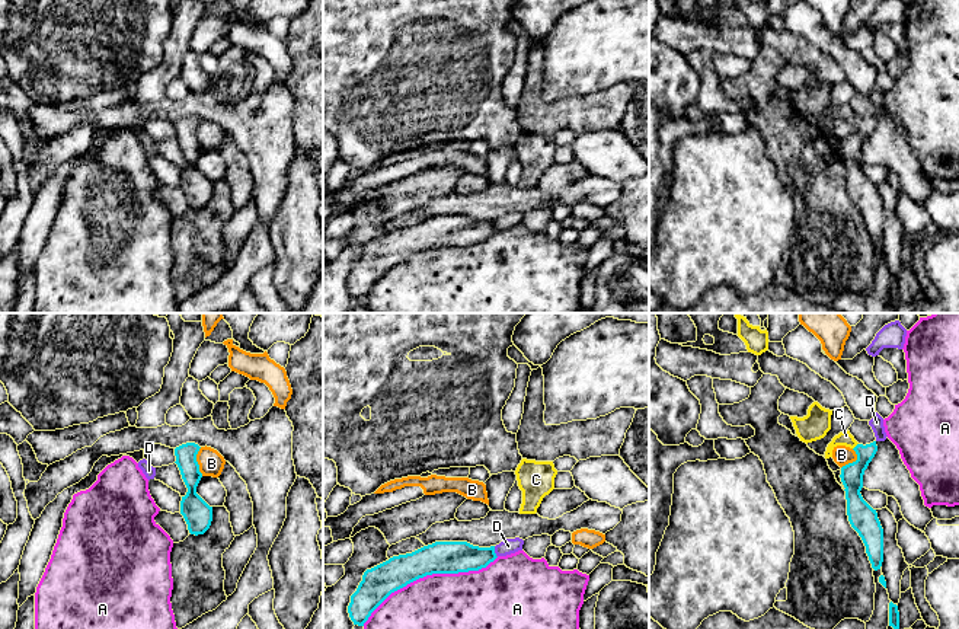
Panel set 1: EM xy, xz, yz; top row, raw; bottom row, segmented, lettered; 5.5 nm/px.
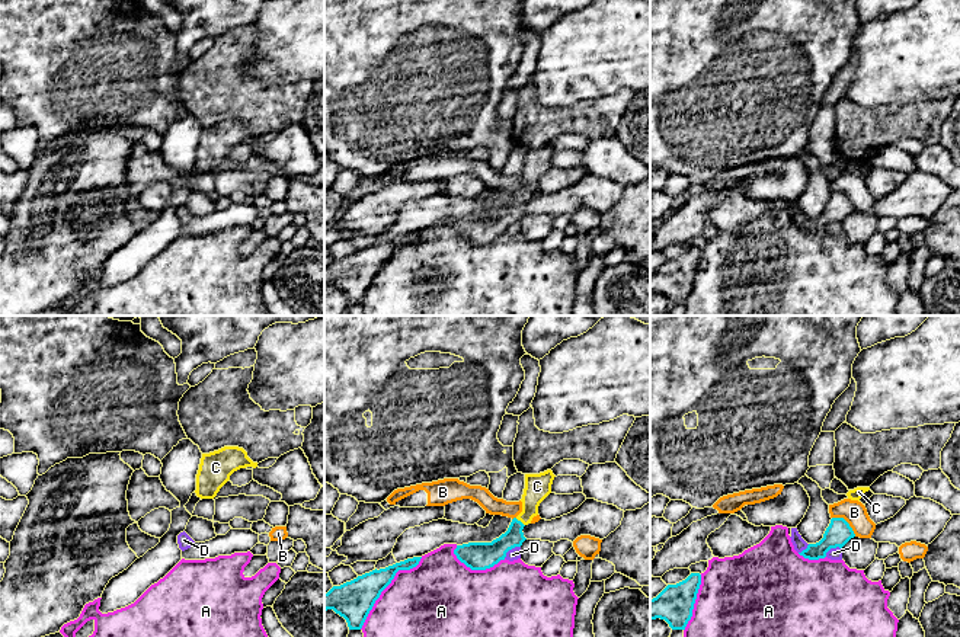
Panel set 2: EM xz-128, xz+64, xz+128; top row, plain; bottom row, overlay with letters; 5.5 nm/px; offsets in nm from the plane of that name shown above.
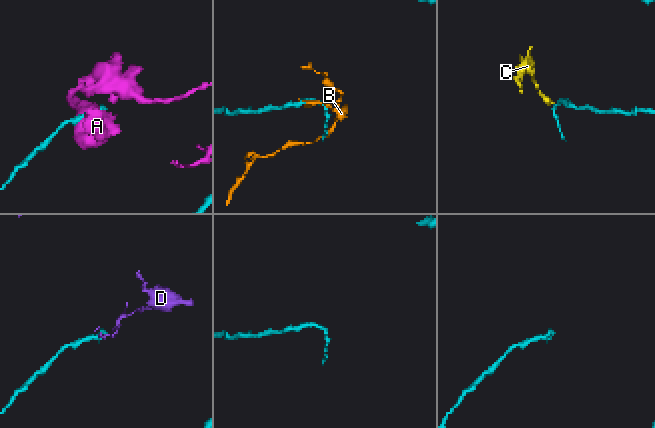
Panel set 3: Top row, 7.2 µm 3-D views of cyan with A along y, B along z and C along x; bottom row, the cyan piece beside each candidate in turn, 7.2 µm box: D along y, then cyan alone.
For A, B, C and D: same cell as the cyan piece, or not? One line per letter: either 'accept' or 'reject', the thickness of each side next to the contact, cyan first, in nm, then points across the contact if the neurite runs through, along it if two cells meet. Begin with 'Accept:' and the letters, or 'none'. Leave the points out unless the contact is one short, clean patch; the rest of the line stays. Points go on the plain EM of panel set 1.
Accept: C
A: reject | 180/480 nm
B: reject | 140/140 nm | along xy (200, 121), (197, 137), (203, 149)
C: accept | 130/80 nm | across yz (852, 149), (860, 139), (856, 120), (843, 112)
D: reject | 180/90 nm | along xz (494, 220), (496, 230)

